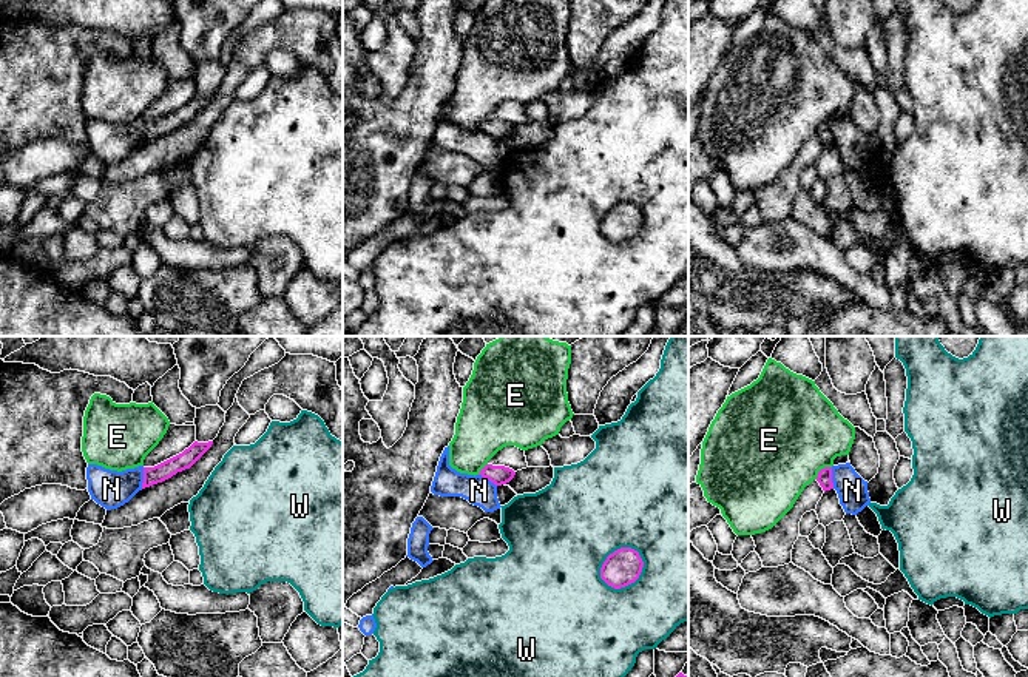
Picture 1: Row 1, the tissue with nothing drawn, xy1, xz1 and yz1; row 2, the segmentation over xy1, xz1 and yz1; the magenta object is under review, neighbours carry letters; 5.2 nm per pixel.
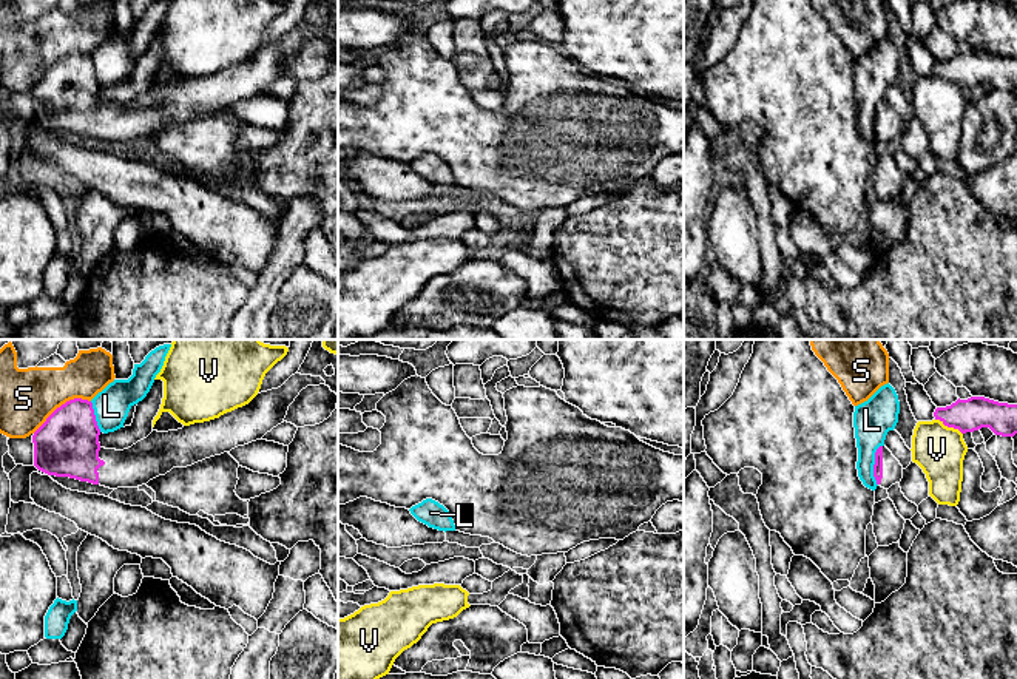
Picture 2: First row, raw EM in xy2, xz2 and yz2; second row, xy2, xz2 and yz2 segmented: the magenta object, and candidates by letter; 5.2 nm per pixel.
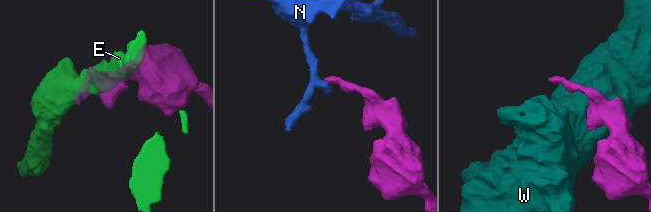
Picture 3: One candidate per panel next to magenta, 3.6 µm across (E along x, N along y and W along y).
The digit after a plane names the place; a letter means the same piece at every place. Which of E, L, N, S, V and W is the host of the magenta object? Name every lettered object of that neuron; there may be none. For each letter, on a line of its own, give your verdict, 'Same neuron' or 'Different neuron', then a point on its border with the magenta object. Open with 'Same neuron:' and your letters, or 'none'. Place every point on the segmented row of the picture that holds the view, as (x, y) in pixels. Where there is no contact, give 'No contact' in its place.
Same neuron: none
E: Different neuron. Touches magenta at yz1 (821, 469)
L: Different neuron. Touches magenta at yz2 (874, 465)
N: Different neuron. Touches magenta at xy1 (144, 478)
S: Different neuron. Touches magenta at xy2 (62, 405)
V: Different neuron. Touches magenta at yz2 (949, 426)
W: Different neuron. Touches magenta at xz1 (625, 585)

